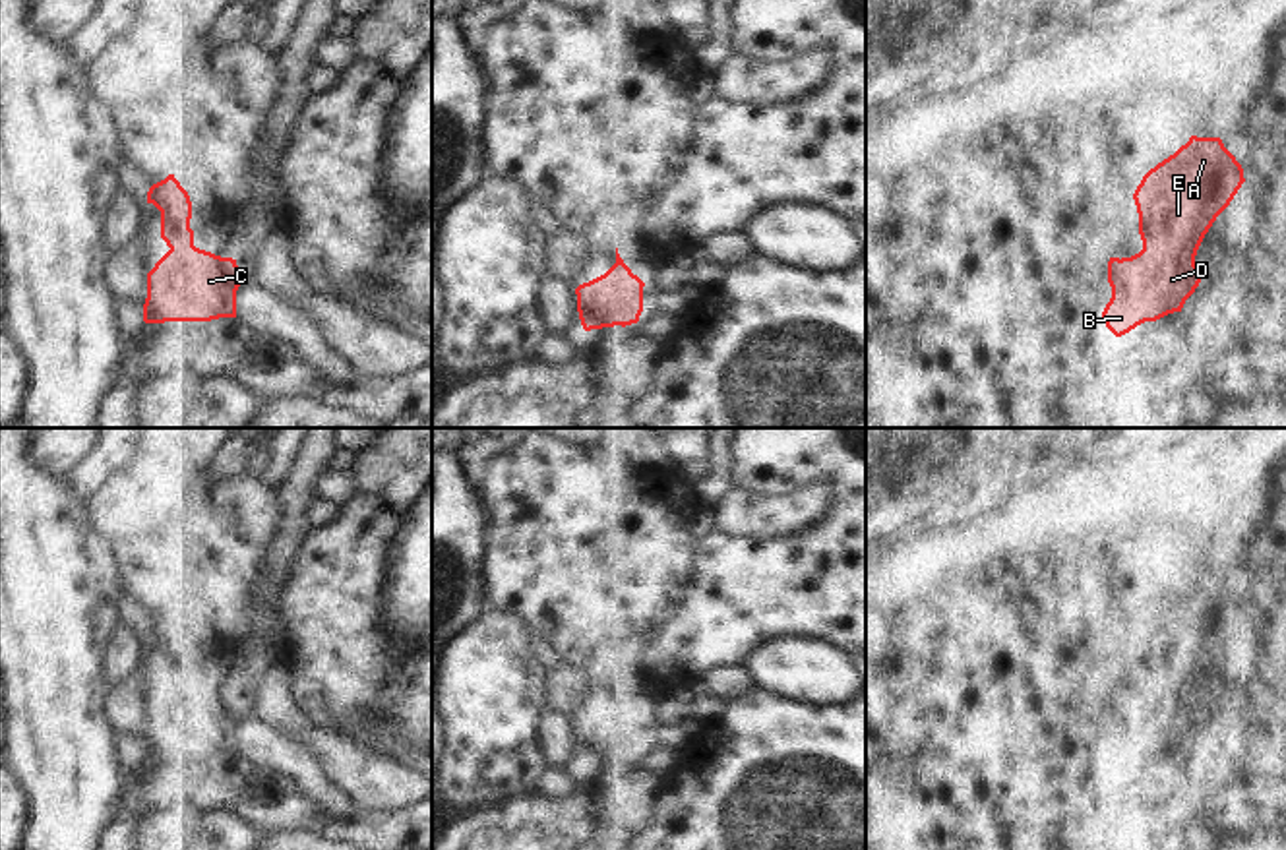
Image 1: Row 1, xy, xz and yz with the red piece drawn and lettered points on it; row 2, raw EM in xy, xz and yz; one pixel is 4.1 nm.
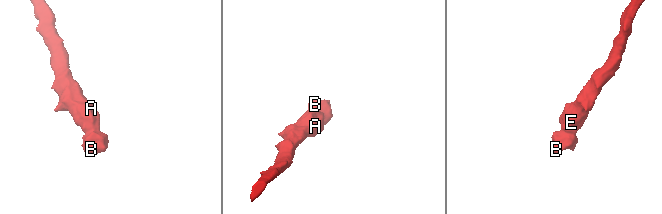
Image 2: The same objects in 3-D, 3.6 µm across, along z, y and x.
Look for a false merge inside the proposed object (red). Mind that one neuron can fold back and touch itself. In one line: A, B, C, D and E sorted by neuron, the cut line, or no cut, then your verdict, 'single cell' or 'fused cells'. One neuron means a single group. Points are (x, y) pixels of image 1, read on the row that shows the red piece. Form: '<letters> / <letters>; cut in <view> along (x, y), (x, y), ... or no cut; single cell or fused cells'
A B C D E; no cut; single cell

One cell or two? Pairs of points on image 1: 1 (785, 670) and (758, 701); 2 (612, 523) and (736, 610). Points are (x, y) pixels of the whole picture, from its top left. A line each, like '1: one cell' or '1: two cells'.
1: two cells
2: two cells

